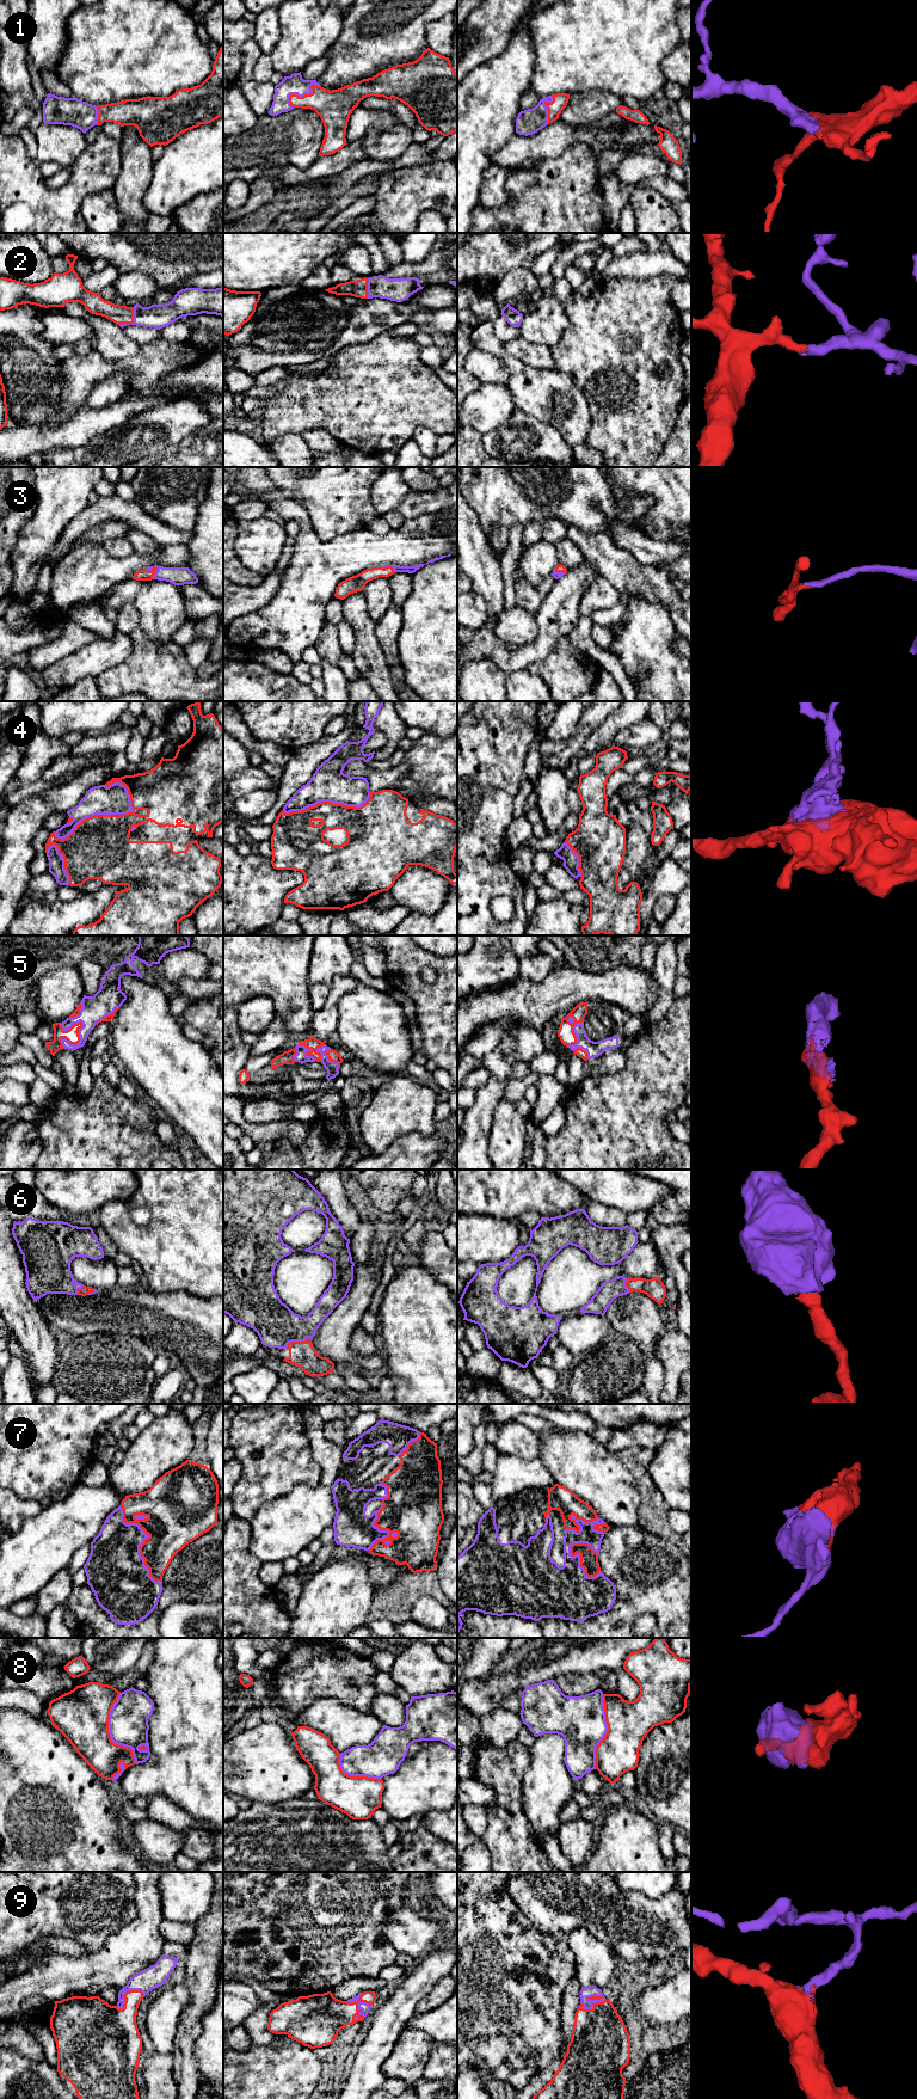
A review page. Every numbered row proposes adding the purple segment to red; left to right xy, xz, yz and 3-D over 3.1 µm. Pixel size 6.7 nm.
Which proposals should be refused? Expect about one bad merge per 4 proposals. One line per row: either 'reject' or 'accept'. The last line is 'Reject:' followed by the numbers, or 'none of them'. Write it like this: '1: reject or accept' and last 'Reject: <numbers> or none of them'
1: accept
2: accept
3: accept
4: accept
5: accept
6: accept
7: accept
8: reject
9: accept
Reject: 8

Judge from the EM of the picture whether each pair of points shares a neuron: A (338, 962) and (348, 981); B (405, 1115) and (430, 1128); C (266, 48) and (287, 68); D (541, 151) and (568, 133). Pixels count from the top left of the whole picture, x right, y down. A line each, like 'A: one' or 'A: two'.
A: two
B: one
C: two
D: one

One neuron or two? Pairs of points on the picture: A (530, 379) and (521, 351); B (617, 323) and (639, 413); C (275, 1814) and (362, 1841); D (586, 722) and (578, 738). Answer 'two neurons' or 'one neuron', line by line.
A: two neurons
B: one neuron
C: one neuron
D: one neuron

